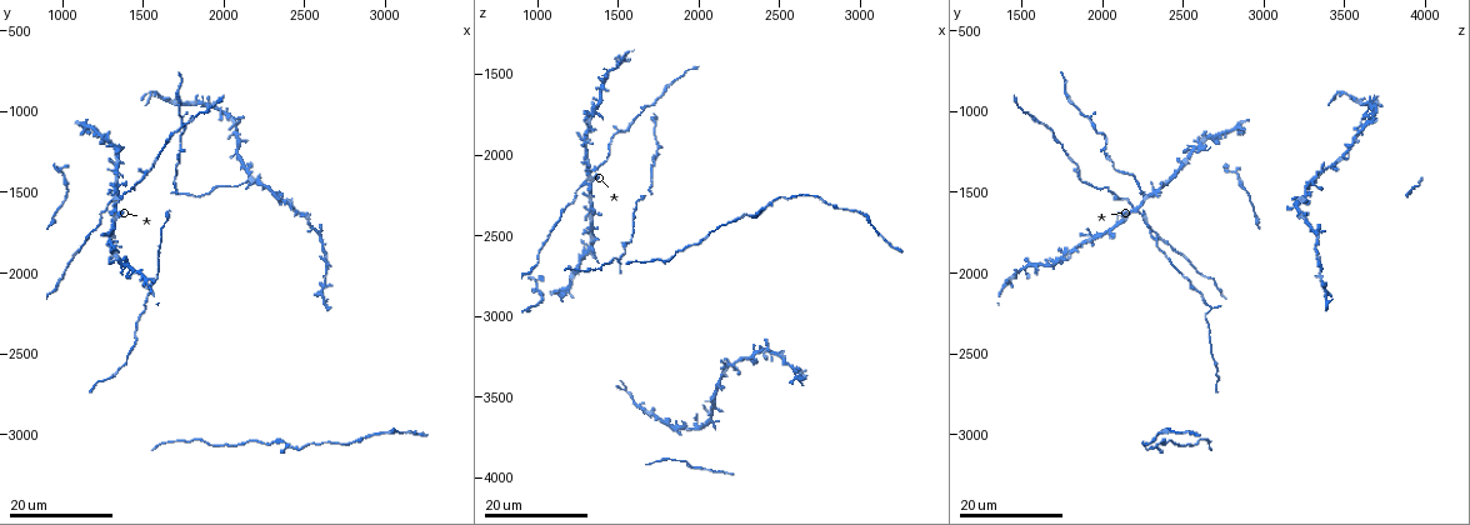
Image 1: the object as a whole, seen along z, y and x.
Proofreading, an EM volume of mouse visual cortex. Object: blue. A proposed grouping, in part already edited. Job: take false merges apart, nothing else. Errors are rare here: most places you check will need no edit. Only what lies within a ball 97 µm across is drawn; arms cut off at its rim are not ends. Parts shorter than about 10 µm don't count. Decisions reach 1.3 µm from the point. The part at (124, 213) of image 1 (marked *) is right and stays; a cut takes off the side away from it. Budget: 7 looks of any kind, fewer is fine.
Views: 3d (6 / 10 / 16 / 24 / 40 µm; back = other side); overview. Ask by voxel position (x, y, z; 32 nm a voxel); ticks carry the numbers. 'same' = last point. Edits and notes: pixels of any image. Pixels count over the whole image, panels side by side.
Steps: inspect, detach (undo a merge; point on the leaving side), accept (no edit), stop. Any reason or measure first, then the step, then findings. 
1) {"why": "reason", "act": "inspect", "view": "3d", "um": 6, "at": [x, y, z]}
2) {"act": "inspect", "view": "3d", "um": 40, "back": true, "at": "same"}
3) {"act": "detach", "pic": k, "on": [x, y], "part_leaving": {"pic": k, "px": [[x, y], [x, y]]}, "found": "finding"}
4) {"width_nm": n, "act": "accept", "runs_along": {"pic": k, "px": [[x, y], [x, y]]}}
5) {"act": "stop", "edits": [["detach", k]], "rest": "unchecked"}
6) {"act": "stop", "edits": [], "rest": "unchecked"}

{"why": "branch point", "act": "inspect", "view": "3d", "um": 24, "at": [1260, 1620, 2200]}

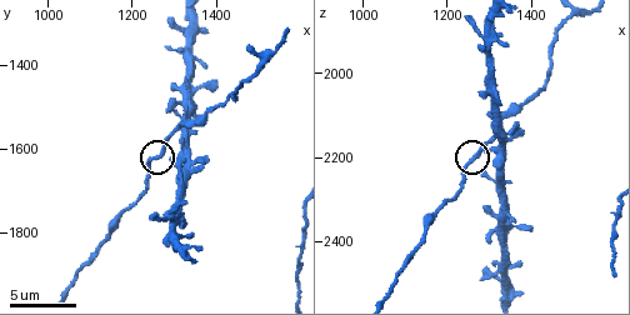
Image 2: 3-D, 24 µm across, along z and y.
{"act": "inspect", "view": "3d", "um": 10, "at": [1270, 1615, 2195]}

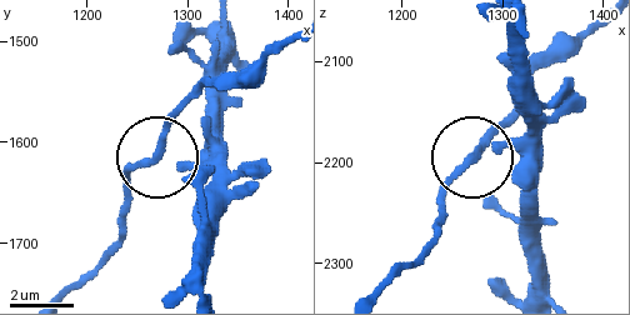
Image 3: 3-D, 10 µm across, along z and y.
{"side_arm_um": 30, "act": "accept", "runs_along": {"pic": 3, "px": [[269, 168], [151, 160], [129, 174], [126, 190]]}, "found": "all the same cell"}

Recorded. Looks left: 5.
{"why": "side arm on a straight run", "act": "inspect", "view": "3d", "um": 16, "at": [1740, 1060, 1920]}

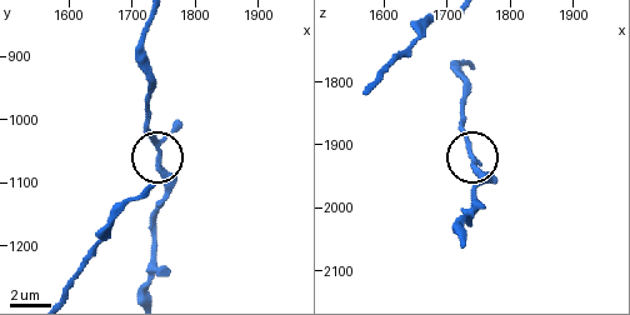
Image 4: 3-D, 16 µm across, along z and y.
{"why": "zoom in", "act": "inspect", "view": "3d", "um": 10, "at": [1745, 1060, 1930]}

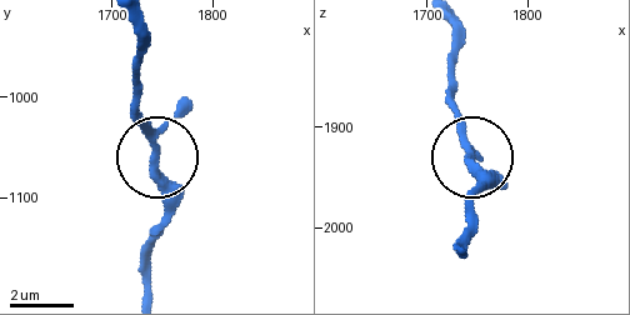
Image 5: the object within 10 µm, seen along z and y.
{"act": "inspect", "view": "3d", "um": 10, "back": true, "at": [1742, 1058, 1928]}

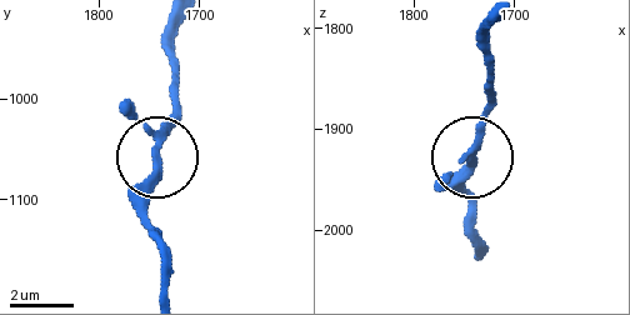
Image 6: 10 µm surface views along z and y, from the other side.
{"arms": 3, "act": "accept", "found": "all the same cell"}

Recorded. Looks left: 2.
{"act": "inspect", "view": "3d", "um": 24, "at": [1720, 1100, 1660]}

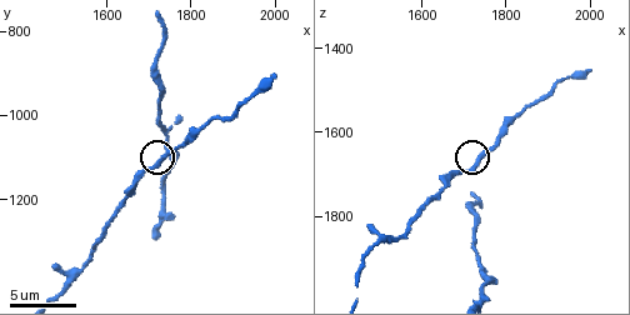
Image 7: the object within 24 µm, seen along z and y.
{"act": "inspect", "view": "3d", "um": 10, "at": [1725, 1100, 1675]}

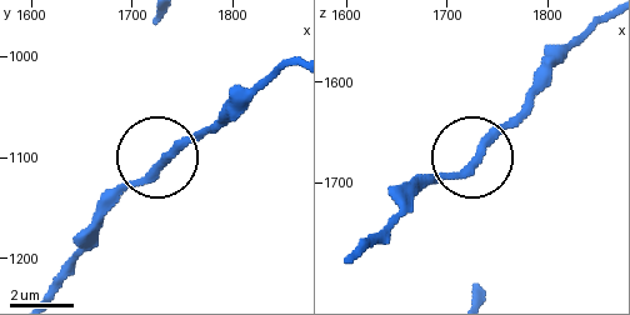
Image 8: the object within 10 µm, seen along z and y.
{"act": "accept", "runs_along": {"pic": 8, "px": [[55, 293], [66, 260], [111, 204], [151, 163], [214, 125]]}, "found": "all the same cell"}

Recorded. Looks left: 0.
{"act": "stop", "edits": [], "rest": "unchecked"}

